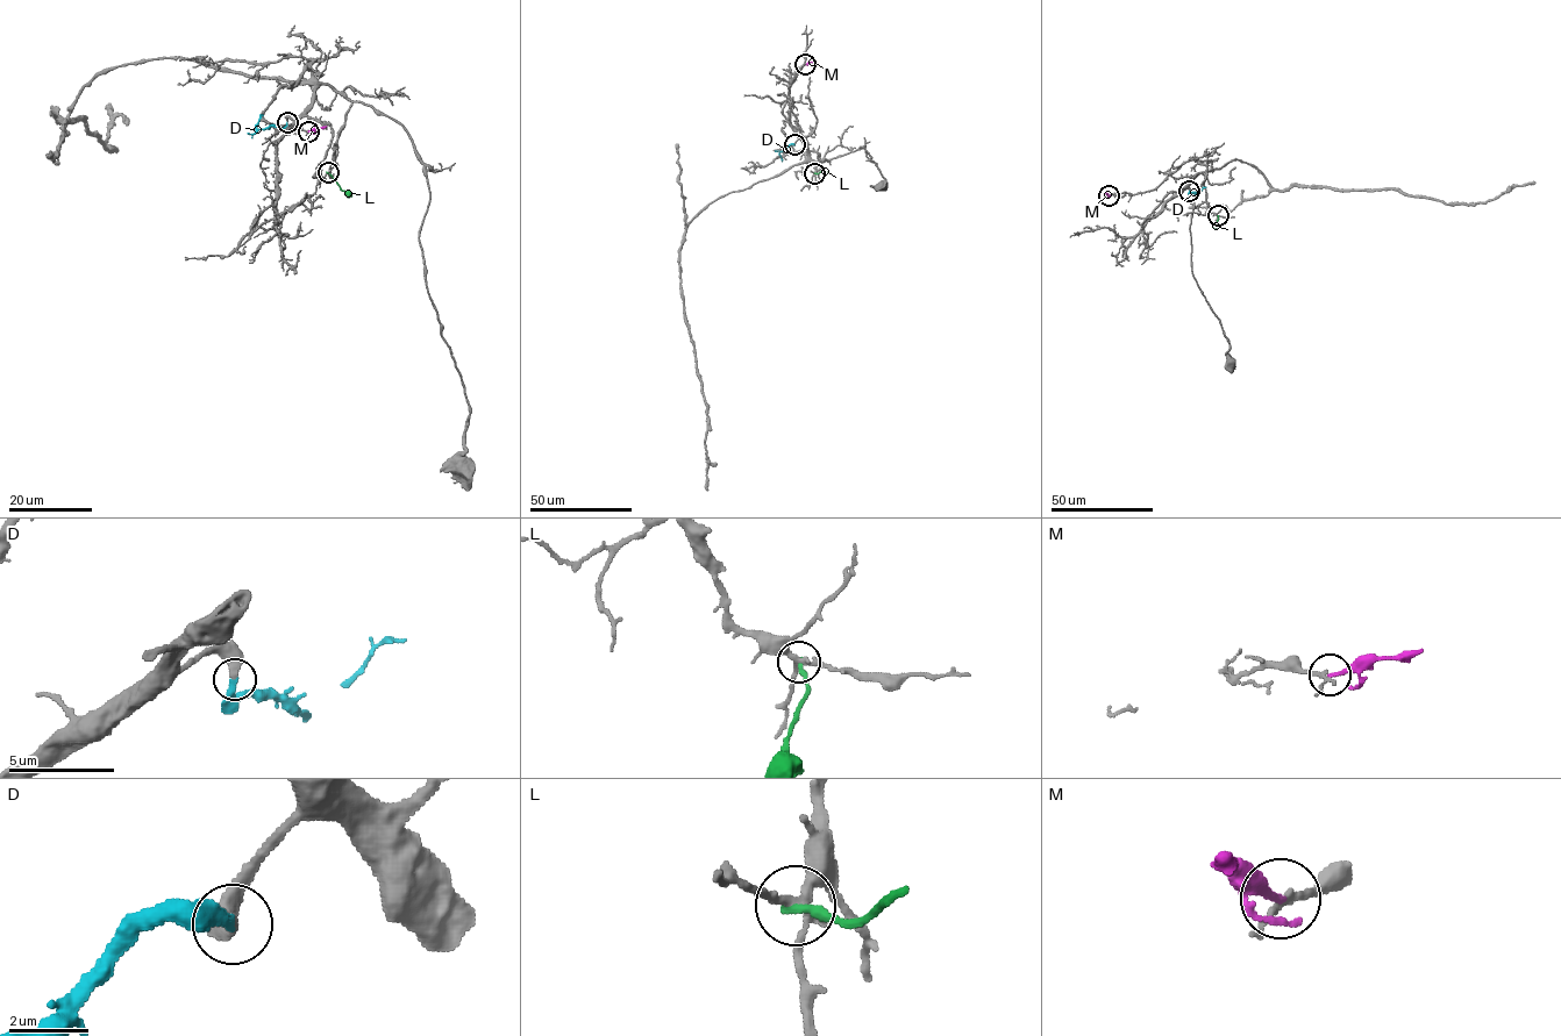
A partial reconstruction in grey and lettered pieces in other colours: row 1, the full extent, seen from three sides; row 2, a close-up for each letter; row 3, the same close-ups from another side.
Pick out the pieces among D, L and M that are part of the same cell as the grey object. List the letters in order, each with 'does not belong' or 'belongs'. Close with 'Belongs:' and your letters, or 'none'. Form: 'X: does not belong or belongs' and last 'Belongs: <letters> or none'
D: belongs
L: does not belong
M: does not belong
Belongs: D

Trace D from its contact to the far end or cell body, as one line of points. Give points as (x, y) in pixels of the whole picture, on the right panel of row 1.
D: (1189, 191), (1197, 194), (1205, 187)

